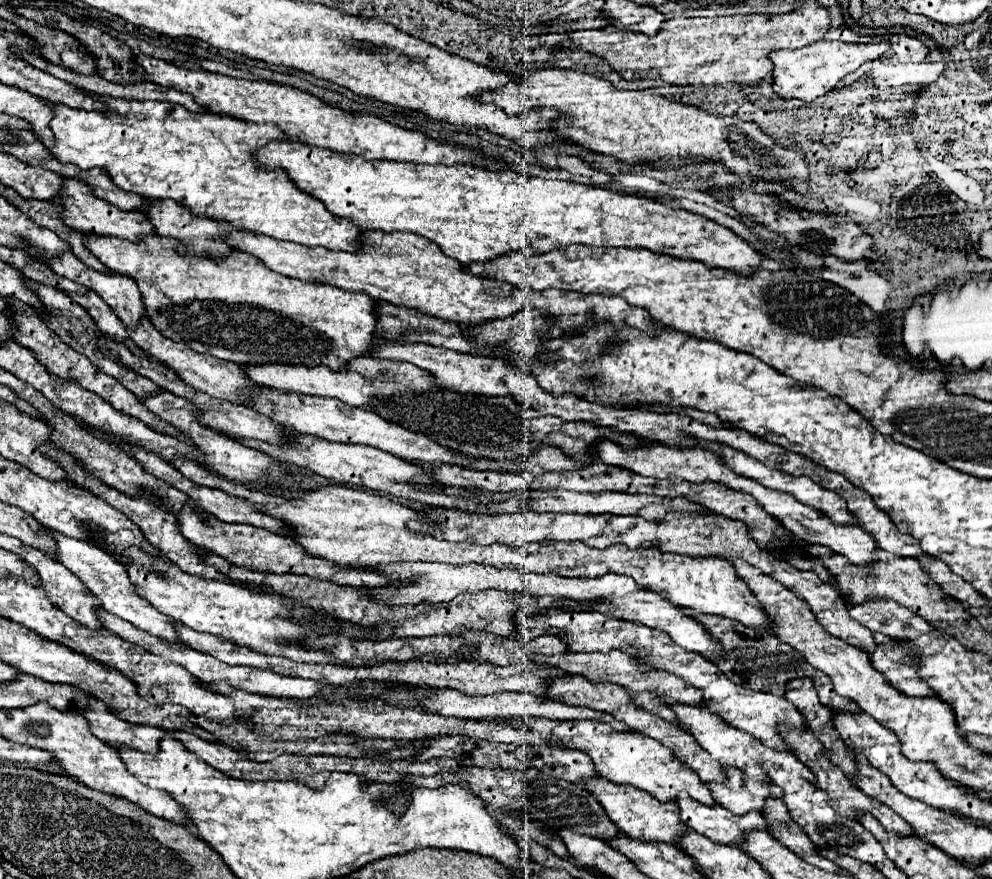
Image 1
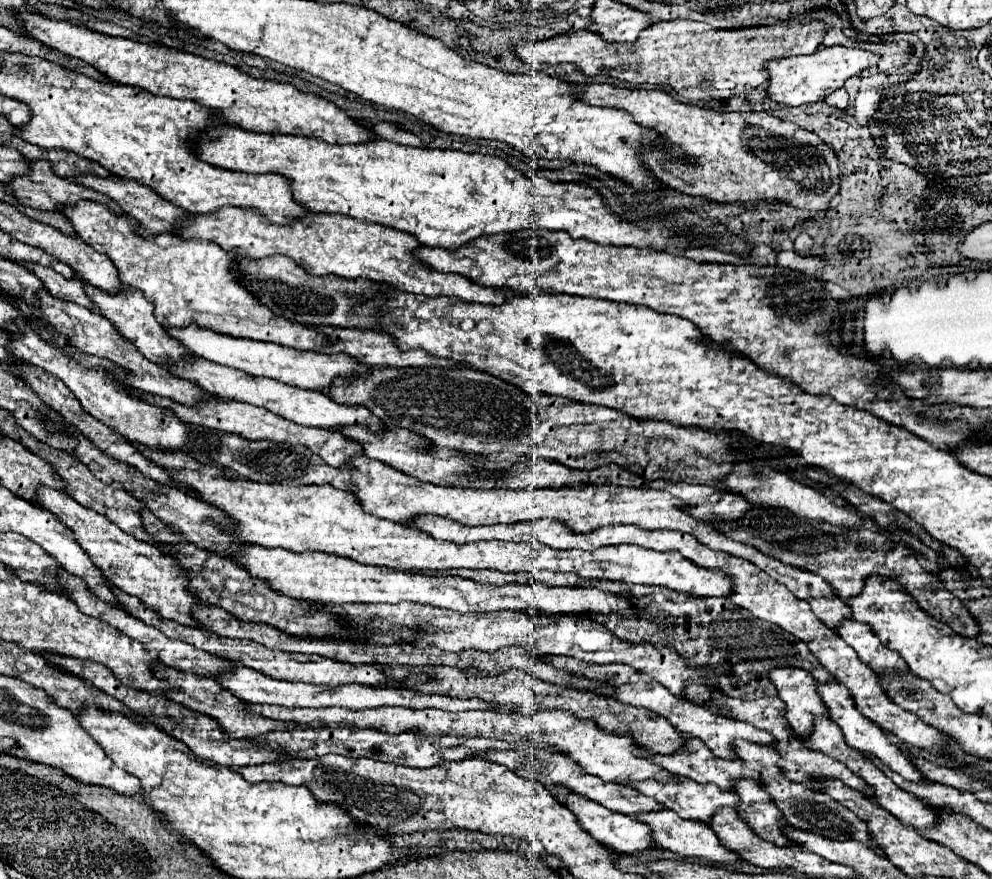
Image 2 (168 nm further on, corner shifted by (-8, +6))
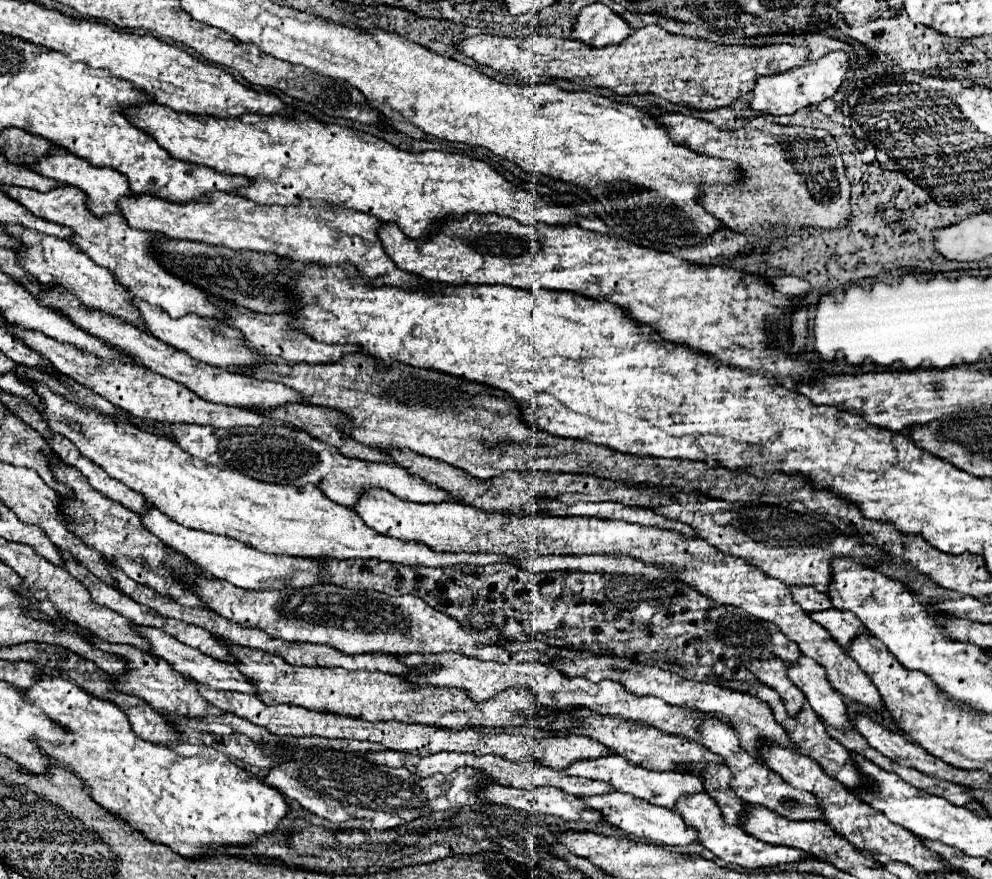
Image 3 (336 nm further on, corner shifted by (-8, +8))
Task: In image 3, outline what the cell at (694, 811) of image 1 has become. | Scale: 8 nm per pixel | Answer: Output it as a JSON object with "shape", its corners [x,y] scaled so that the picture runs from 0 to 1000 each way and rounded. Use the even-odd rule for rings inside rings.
{"shape":[[[623,858],[611,860],[611,865],[603,865],[603,869],[579,869],[579,874],[575,874],[573,883],[585,883],[585,885],[593,885],[593,887],[607,887],[607,890],[613,890],[615,894],[619,894],[619,899],[623,899],[623,901],[643,906],[647,910],[653,910],[655,915],[663,915],[663,917],[669,917],[669,919],[675,919],[675,922],[679,922],[681,915],[688,908],[710,901],[708,883],[688,881],[688,878],[651,876],[643,869],[635,869],[631,862],[627,862]]]}

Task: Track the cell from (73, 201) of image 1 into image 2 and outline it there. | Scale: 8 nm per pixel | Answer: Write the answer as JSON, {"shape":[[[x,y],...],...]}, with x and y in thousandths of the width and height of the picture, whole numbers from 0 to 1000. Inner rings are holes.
{"shape":[[[30,182],[30,203],[18,203],[18,207],[6,207],[6,218],[12,221],[14,225],[18,225],[20,232],[30,234],[30,237],[38,237],[38,239],[56,239],[56,234],[60,234],[60,232],[77,232],[79,228],[87,225],[87,228],[103,230],[109,237],[113,237],[115,241],[123,243],[123,239],[121,239],[121,234],[117,234],[117,230],[113,230],[105,221],[99,221],[87,212],[81,212],[77,207],[56,200],[54,193],[50,191],[50,184],[44,184],[44,182]]]}

